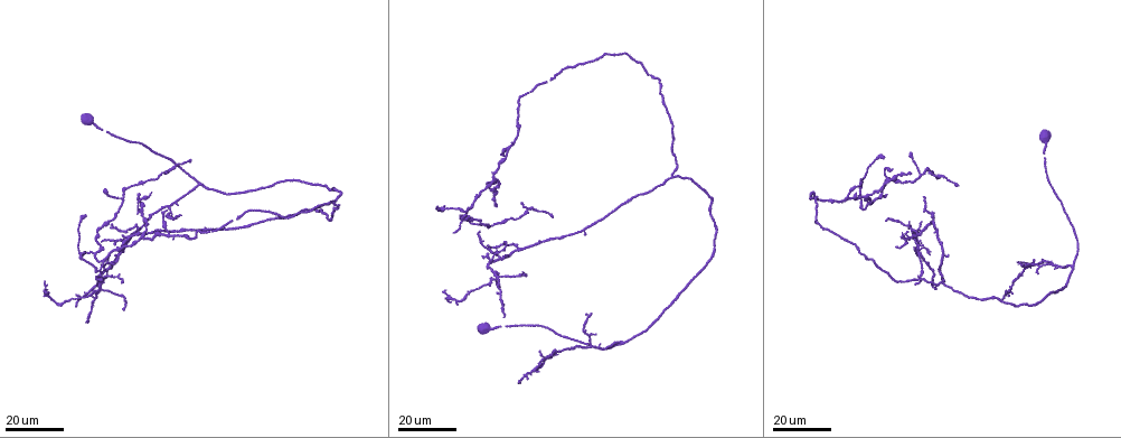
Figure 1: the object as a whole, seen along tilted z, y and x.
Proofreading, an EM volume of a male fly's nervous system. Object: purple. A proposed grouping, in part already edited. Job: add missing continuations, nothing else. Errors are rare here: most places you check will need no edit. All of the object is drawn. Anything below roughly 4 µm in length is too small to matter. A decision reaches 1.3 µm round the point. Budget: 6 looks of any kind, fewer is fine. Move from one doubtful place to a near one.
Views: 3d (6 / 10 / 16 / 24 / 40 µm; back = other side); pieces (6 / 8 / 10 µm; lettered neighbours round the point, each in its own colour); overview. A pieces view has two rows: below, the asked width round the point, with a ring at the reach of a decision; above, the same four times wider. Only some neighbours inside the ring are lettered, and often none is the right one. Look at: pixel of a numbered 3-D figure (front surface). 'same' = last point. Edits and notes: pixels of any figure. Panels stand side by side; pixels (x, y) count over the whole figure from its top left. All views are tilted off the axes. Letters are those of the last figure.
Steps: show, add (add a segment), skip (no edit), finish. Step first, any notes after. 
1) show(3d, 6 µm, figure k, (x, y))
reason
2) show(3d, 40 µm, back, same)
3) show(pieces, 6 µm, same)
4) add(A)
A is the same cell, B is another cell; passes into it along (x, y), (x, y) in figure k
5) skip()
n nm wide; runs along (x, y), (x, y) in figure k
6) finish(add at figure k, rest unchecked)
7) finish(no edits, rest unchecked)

show(3d, 16 µm, figure 1, (884, 155))
long arm stops here

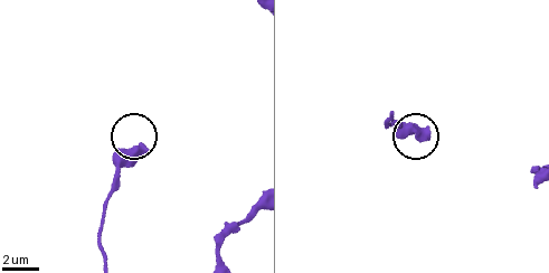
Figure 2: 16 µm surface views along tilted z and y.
show(pieces, 8 µm, figure 2, (428, 138))
what lies round it

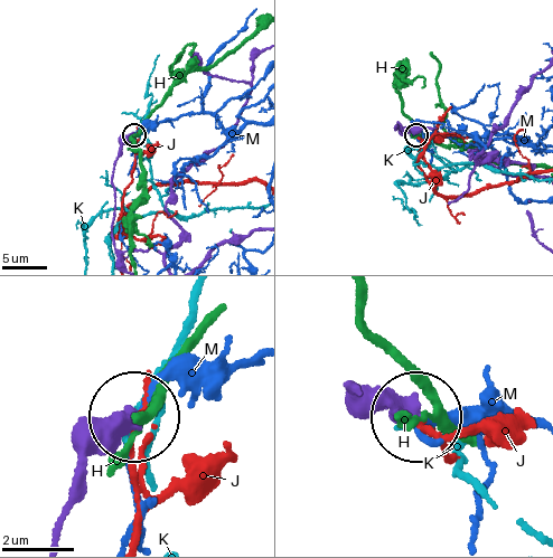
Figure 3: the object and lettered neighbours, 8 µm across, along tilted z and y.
skip()
H, J, K and M are other cells; none of them fits

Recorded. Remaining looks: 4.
show(3d, 16 µm, figure 1, (957, 185))
long arm stops here

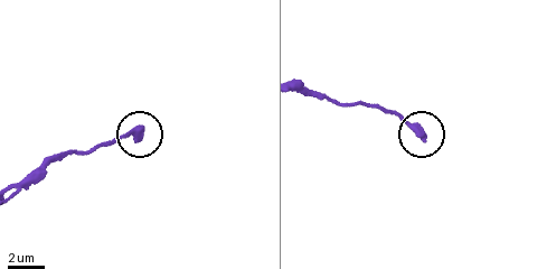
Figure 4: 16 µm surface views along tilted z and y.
show(pieces, 10 µm, figure 4, (141, 132))

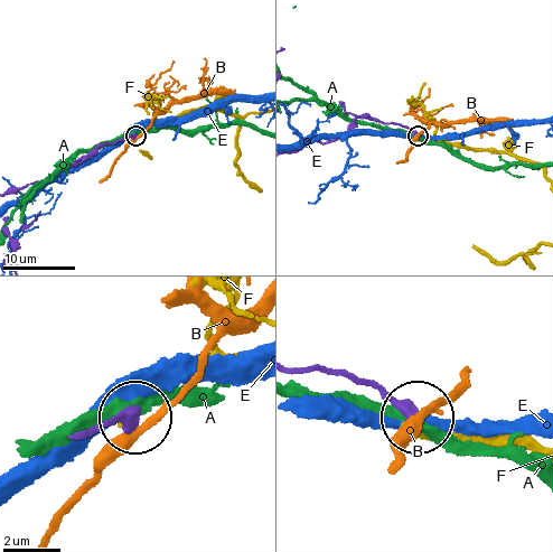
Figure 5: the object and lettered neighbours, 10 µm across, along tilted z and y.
skip()
A, B, E and F are other cells; runs along (299, 367), (355, 374), (411, 412) in figure 5; no lettered segment goes on from it

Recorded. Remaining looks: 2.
show(3d, 24 µm, figure 1, (488, 244))
thin end

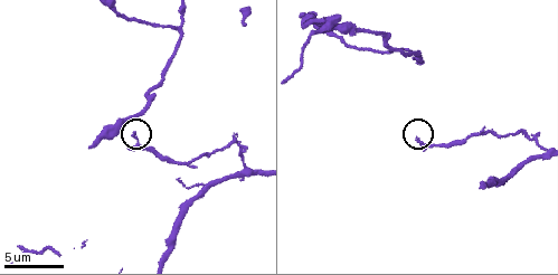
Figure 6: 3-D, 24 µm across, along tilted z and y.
show(pieces, 6 µm, figure 6, (415, 140))
what lies round it

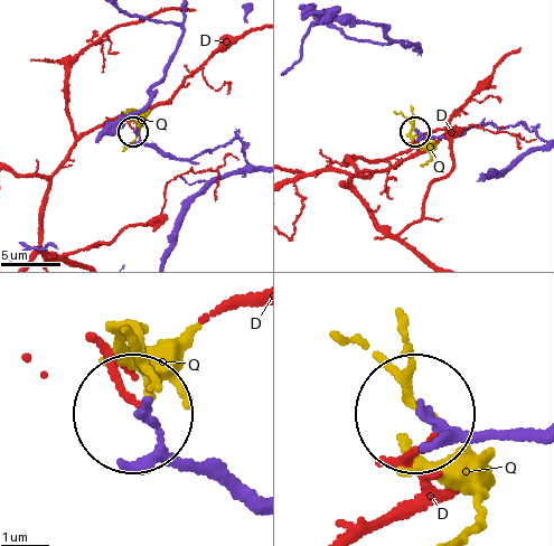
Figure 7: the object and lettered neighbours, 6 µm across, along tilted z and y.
skip()
D and Q are other cells; runs along (533, 433), (459, 433), (419, 416) in figure 7; none of them fits

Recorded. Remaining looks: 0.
finish(no edits, rest unchecked)

